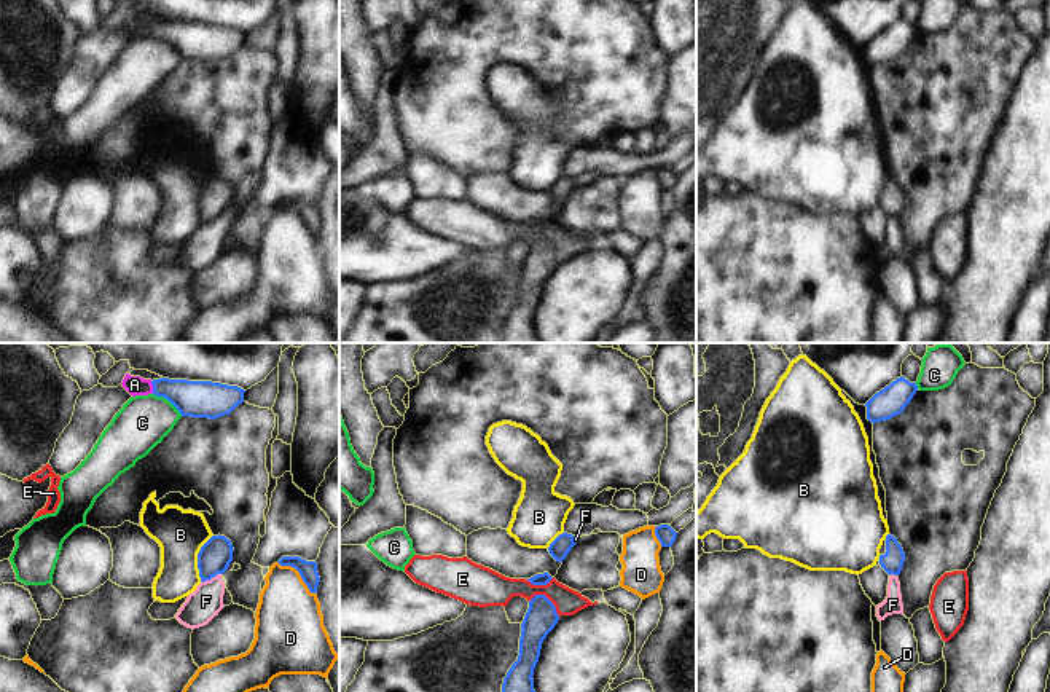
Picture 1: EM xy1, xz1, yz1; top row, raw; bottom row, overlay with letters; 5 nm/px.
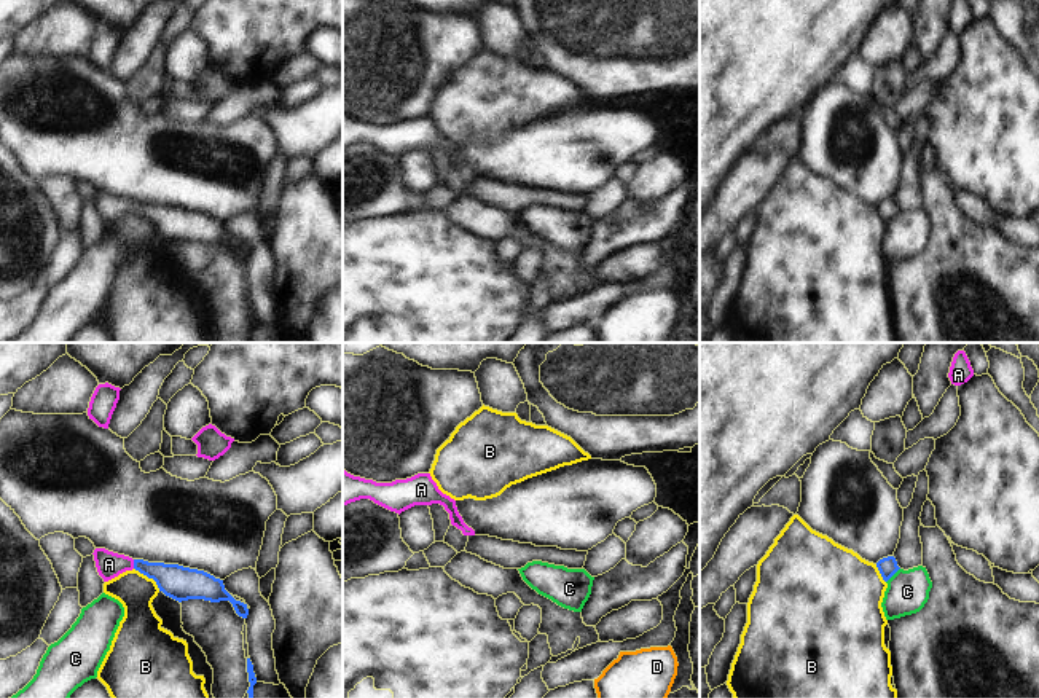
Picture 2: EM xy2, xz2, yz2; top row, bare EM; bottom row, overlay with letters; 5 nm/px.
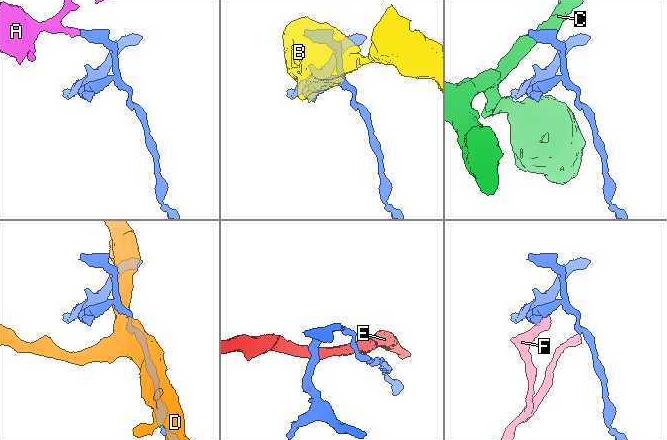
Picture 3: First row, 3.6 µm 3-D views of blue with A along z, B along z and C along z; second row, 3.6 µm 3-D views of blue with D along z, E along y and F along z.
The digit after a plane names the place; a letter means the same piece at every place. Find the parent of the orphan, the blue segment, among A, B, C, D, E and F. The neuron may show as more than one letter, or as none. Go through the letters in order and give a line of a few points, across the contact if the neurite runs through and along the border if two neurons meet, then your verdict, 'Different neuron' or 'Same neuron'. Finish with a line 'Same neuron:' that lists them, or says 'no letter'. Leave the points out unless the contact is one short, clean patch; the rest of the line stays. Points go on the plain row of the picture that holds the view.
A: Line: xy1 (198, 42), (168, 31), (153, 31), (134, 27). Same neuron
B: Different neuron
C: Line: xy1 (153, 35), (164, 40), (182, 58). Different neuron
D: Different neuron
E: Line: xz1 (529, 243), (536, 238), (544, 238), (553, 247), (558, 259). Different neuron
F: Line: xy1 (220, 216), (201, 225). Different neuron
Same neuron: A.

